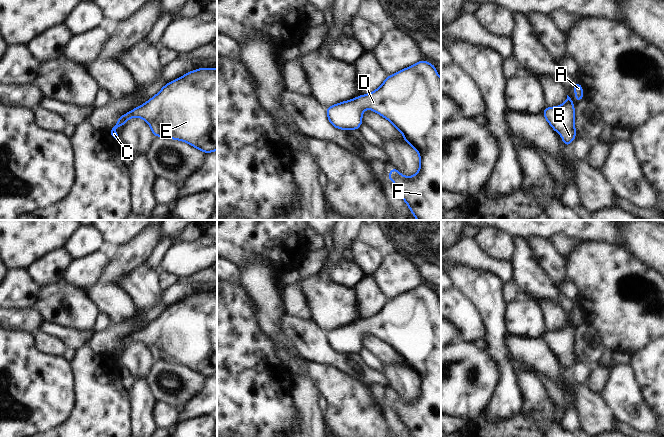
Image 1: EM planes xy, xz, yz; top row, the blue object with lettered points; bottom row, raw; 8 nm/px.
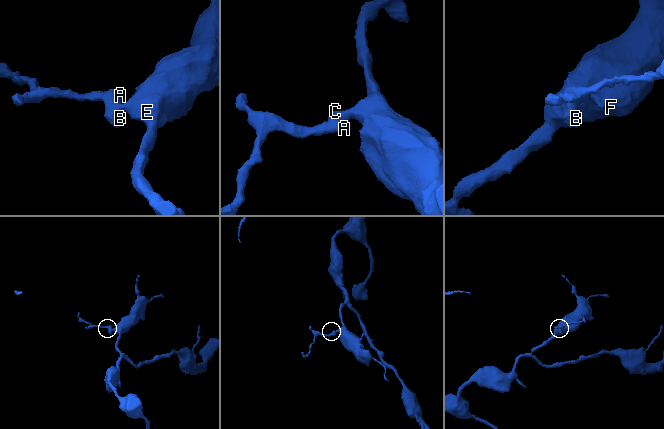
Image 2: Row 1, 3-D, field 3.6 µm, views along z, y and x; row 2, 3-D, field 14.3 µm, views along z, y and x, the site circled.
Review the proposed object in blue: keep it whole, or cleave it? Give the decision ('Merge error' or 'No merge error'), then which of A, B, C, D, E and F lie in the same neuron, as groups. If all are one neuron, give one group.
No merge error. Groups: A B C D E F

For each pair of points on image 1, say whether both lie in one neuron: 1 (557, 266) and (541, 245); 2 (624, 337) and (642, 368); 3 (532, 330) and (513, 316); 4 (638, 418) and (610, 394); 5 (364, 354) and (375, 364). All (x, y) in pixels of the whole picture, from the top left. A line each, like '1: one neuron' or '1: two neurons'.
1: one neuron
2: two neurons
3: one neuron
4: one neuron
5: one neuron

